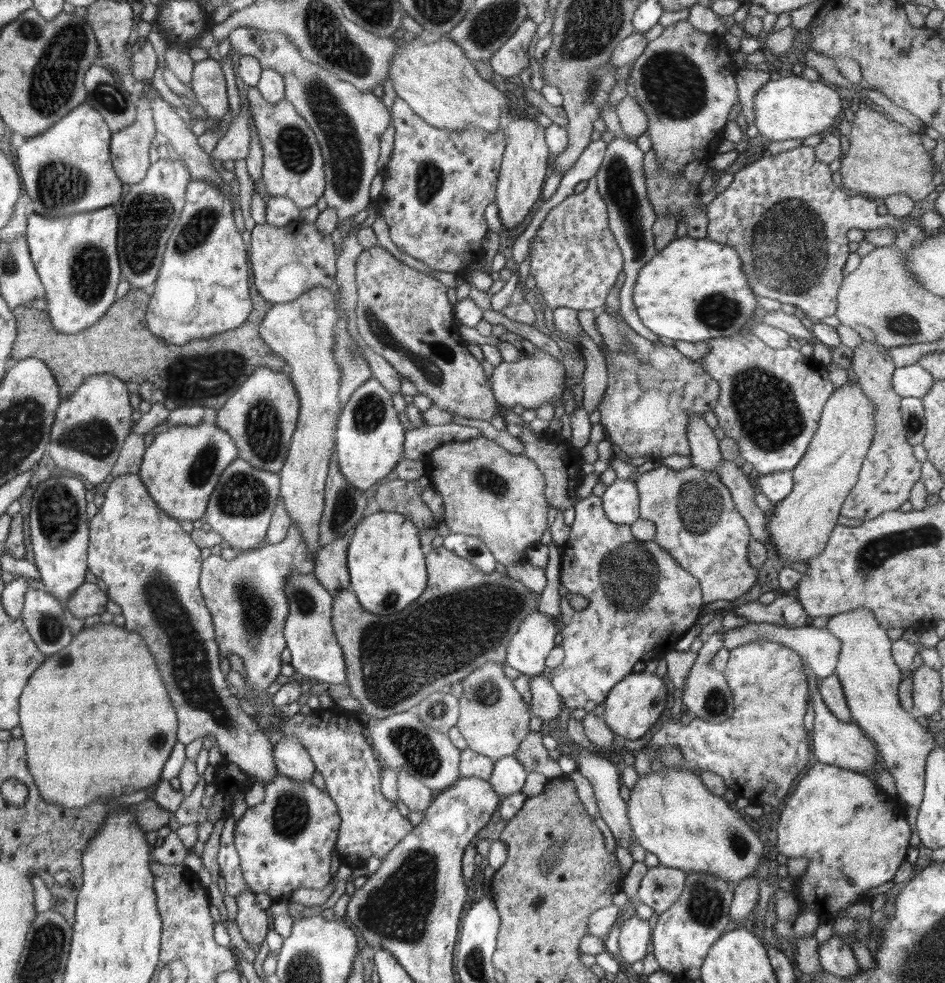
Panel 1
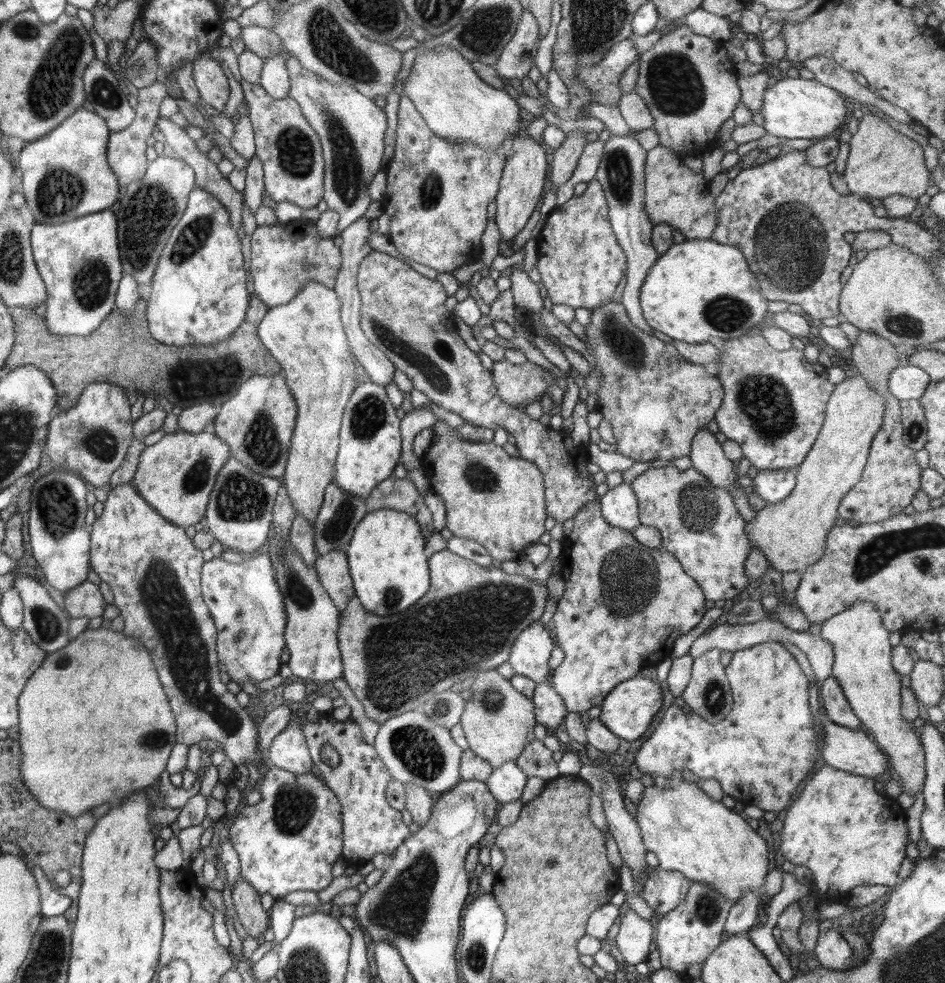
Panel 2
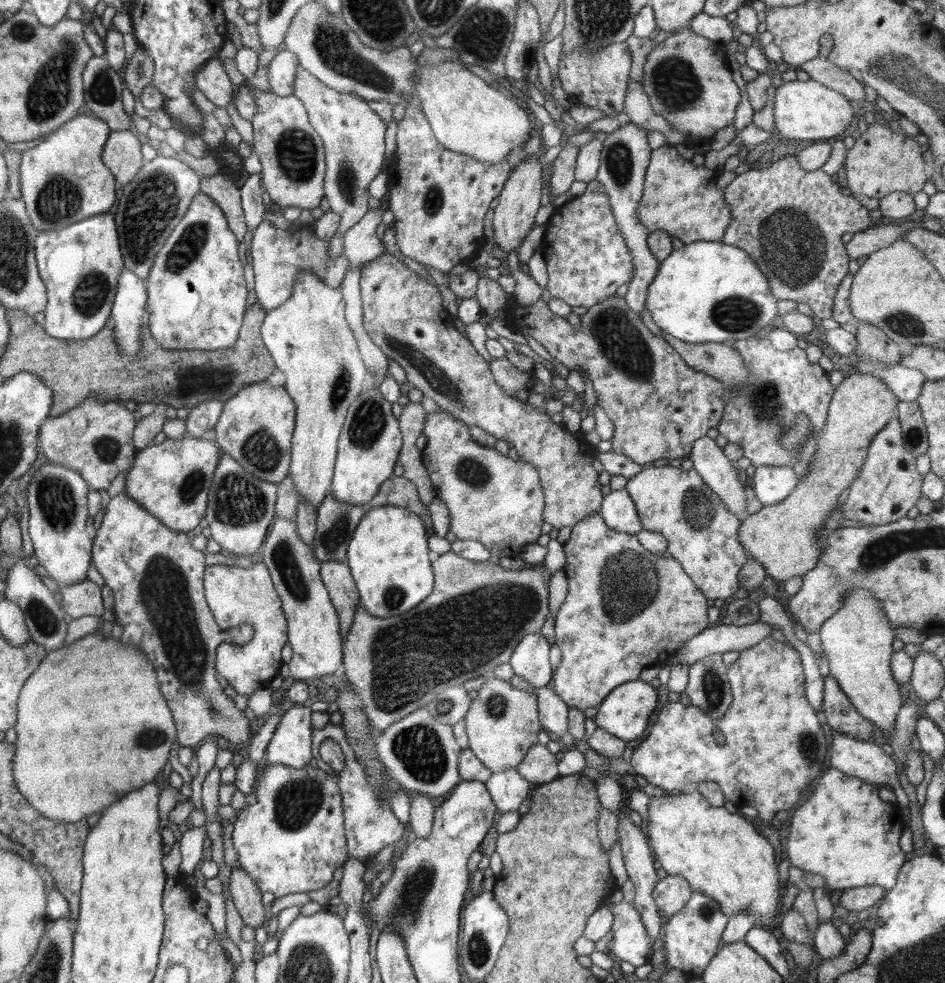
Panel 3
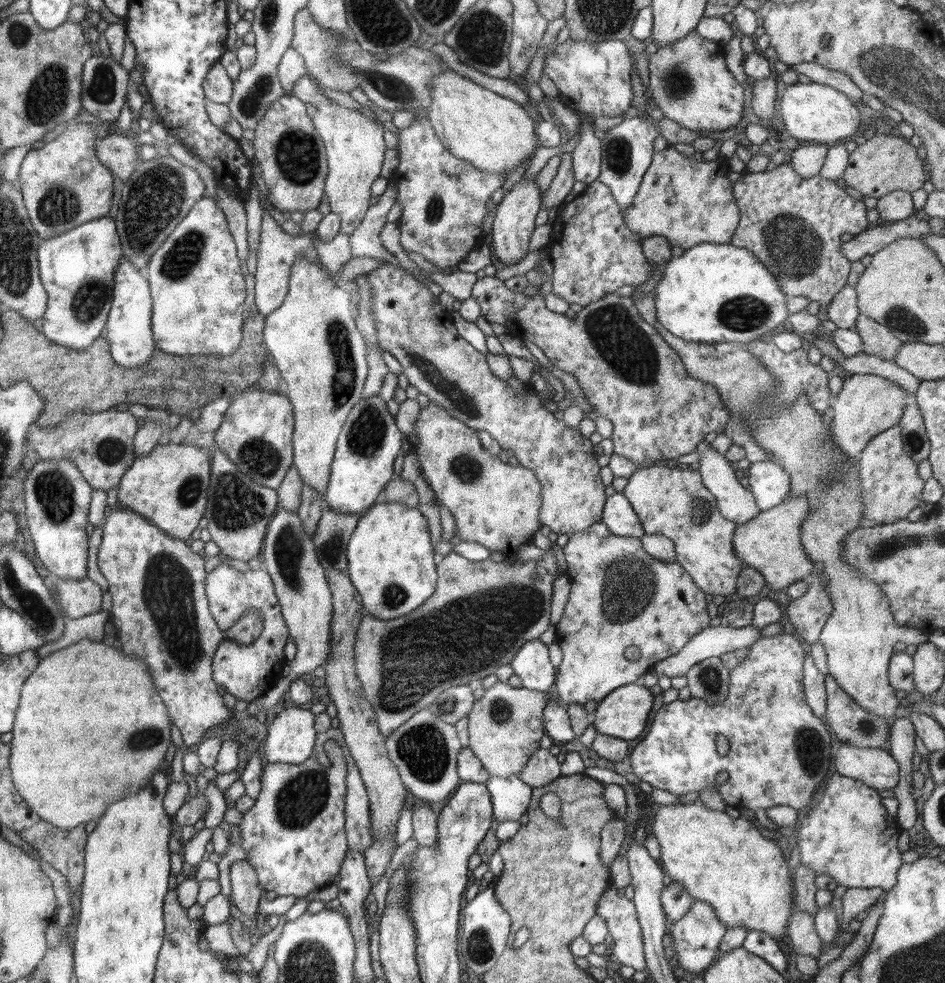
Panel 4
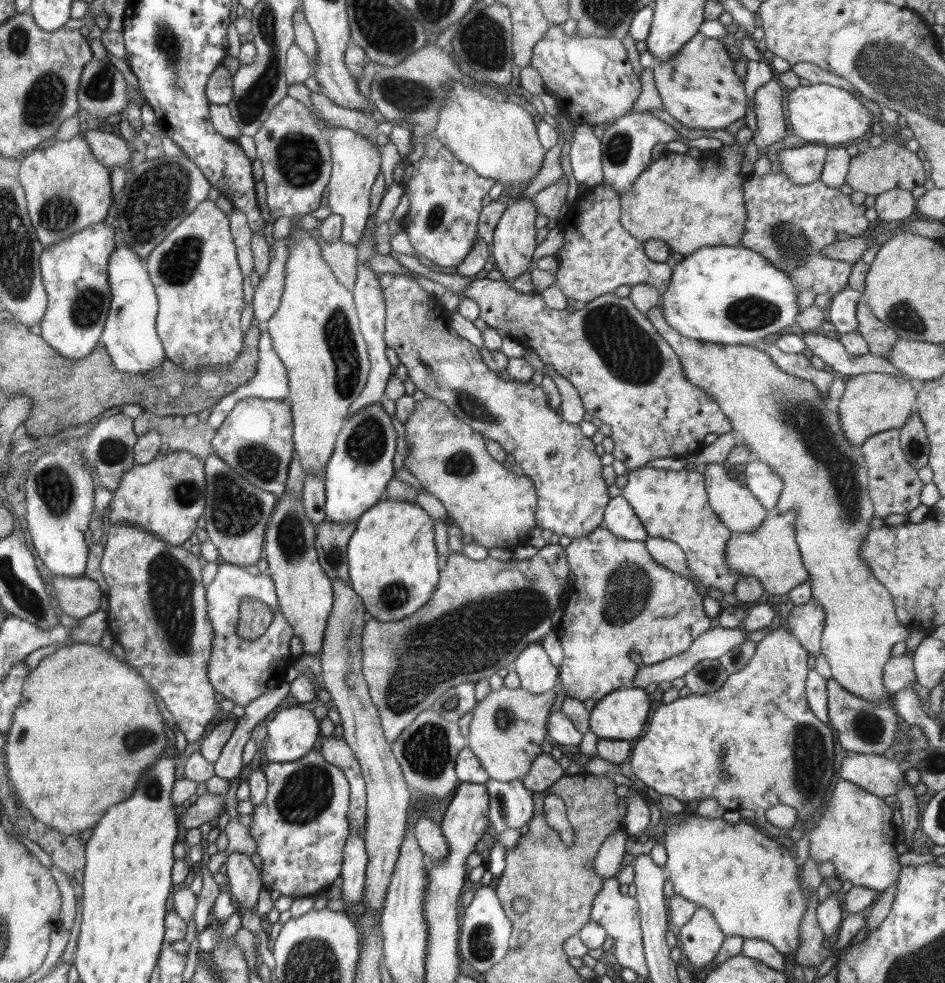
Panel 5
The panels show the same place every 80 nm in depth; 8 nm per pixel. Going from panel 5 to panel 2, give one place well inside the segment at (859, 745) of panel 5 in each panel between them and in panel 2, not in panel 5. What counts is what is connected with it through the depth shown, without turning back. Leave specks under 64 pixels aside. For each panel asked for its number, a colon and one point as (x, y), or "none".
2: (838, 710)
3: (841, 715)
4: (853, 725)

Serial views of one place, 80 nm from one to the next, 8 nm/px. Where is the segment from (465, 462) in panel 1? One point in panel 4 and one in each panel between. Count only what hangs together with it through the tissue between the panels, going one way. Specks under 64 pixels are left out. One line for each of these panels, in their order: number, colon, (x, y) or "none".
2: (498, 500)
3: (491, 498)
4: (494, 503)

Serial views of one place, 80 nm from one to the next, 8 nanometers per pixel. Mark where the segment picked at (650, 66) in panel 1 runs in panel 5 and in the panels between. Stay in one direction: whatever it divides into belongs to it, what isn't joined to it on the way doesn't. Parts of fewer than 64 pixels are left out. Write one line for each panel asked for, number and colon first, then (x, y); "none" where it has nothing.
2: (690, 86)
3: (687, 79)
4: (690, 83)
5: (699, 87)

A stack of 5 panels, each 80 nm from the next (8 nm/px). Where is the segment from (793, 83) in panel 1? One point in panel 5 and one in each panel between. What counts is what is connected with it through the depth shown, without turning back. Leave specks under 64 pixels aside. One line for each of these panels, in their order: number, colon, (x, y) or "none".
2: (793, 108)
3: (807, 111)
4: (812, 113)
5: (822, 114)

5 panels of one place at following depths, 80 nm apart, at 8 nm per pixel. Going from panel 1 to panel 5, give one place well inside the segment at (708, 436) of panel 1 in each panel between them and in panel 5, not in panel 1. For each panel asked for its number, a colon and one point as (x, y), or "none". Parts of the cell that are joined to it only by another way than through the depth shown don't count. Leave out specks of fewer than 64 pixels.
2: (707, 455)
3: (720, 474)
4: (735, 503)
5: (735, 505)

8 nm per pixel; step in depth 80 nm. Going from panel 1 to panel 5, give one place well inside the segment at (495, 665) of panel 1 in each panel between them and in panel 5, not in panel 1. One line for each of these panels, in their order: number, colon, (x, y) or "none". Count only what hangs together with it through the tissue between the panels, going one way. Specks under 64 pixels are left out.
2: (498, 721)
3: (502, 724)
4: (505, 726)
5: (508, 726)

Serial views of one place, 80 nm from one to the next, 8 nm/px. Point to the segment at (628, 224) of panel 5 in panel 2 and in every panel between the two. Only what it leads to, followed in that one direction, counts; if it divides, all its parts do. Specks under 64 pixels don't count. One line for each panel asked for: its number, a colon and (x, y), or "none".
2: (674, 195)
3: (682, 199)
4: (687, 202)

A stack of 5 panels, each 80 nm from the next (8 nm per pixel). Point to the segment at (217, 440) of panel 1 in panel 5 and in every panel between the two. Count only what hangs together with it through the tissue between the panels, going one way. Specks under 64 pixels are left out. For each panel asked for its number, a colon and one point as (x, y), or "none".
2: (175, 476)
3: (171, 480)
4: (169, 486)
5: (166, 496)

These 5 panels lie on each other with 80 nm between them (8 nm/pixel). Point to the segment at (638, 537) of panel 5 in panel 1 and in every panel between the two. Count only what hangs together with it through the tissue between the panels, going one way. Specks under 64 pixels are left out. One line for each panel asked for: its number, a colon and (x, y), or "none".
1: (620, 501)
2: (619, 506)
3: (618, 510)
4: (618, 515)

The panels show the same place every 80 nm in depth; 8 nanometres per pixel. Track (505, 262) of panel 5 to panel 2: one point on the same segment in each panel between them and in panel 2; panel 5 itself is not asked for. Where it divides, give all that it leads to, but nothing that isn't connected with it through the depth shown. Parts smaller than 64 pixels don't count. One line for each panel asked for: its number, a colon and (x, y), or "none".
2: (523, 179)
3: (518, 202)
4: (514, 223)

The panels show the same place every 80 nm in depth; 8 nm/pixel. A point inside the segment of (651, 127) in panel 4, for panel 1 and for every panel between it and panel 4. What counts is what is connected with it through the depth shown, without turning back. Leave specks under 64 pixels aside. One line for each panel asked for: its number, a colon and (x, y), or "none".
1: (621, 181)
2: (621, 169)
3: (625, 156)

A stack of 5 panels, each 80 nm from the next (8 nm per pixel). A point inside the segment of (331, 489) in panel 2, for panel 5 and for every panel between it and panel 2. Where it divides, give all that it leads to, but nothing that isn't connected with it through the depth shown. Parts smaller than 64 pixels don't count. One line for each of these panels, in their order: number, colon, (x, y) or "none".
3: (336, 522)
4: (334, 529)
5: (331, 541)

